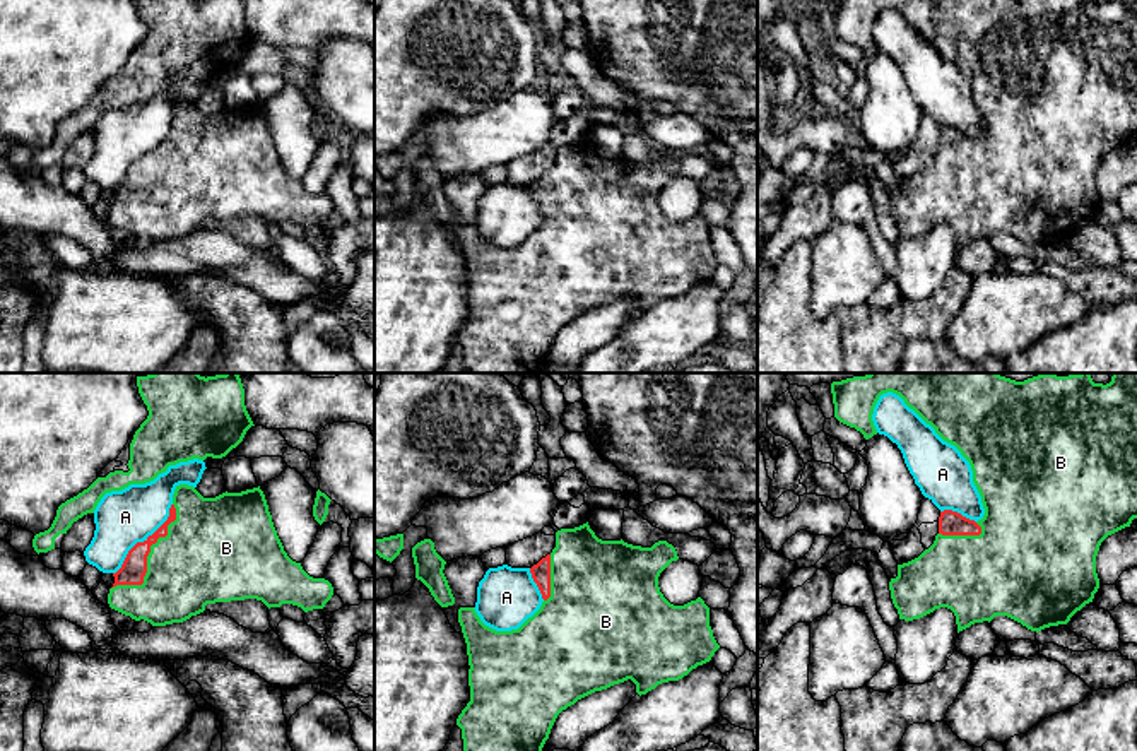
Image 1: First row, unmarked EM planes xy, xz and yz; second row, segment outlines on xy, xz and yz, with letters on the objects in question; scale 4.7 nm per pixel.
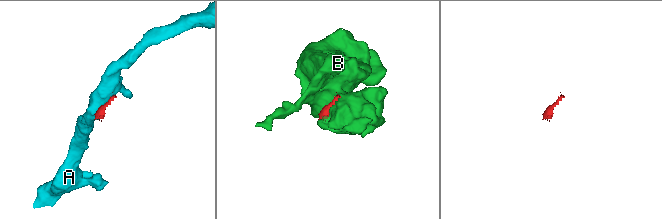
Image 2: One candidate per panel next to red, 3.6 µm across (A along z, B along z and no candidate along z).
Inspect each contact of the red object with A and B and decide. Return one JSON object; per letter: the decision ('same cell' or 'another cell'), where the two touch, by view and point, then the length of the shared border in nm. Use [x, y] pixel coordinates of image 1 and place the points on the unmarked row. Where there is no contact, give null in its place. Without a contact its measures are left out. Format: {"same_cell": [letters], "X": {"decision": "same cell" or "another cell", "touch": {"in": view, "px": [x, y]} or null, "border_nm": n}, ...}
{"same_cell": ["B"], "A": {"decision": "another cell", "touch": {"in": "xy", "px": [144, 158]}, "border_nm": 440}, "B": {"decision": "same cell", "touch": {"in": "xy", "px": [147, 171]}, "border_nm": 500}}

